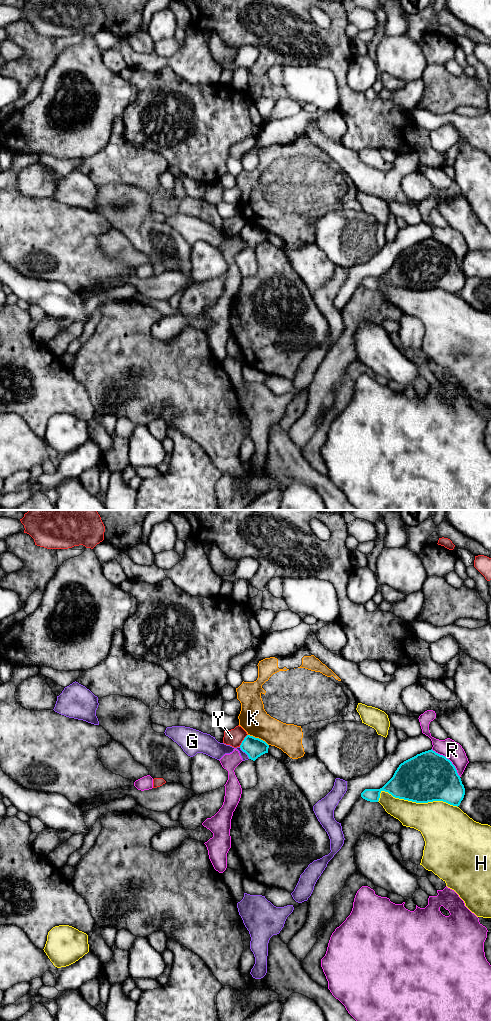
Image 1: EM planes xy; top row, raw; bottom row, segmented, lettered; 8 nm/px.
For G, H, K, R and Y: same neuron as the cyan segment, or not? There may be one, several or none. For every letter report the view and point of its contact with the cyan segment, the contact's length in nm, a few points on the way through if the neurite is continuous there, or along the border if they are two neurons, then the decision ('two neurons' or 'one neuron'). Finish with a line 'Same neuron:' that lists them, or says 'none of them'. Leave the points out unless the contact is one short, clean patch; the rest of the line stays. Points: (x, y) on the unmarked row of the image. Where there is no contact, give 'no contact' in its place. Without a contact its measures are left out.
G: meets cyan in xy at (245, 240); contact 130 nm long; two neurons
H: meets cyan in xy at (415, 289); contact 650 nm long; two neurons
K: meets cyan in xy at (258, 226); contact 190 nm long; border along xy (248, 222), (262, 227), (268, 233); two neurons
R: meets cyan in xy at (448, 247); contact 320 nm long; two neurons
Y: meets cyan in xy at (243, 228); contact 120 nm long; border along xy (247, 222), (239, 234); two neurons
Same neuron: none of them

